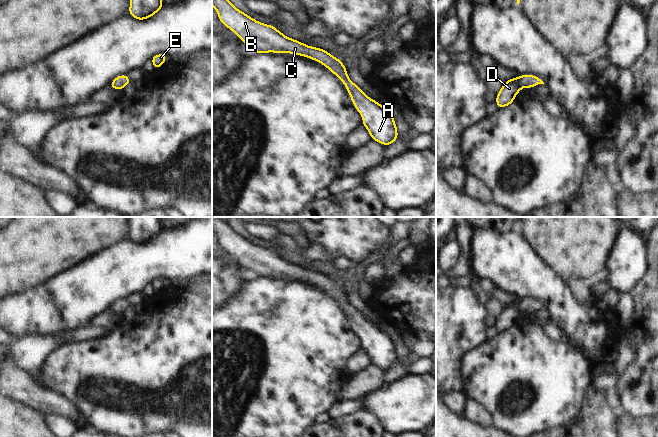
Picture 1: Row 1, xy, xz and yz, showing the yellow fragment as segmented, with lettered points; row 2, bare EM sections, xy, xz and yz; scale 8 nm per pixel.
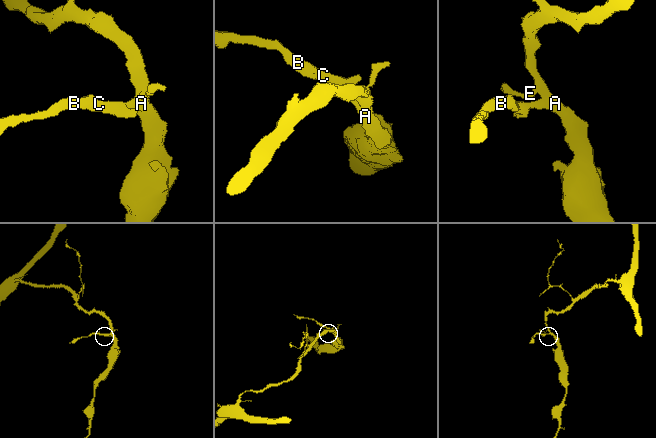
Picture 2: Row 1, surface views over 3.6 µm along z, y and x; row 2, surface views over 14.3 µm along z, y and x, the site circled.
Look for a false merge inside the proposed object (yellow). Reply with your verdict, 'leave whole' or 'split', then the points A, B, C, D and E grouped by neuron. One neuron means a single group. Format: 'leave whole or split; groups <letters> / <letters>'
leave whole; groups A B C D E

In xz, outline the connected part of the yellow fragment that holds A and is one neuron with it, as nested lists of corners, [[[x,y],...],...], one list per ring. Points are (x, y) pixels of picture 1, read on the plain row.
[[[212,217],[212,229],[217,234],[219,244],[256,277],[276,276],[302,279],[325,289],[337,299],[348,314],[355,332],[363,342],[363,349],[371,358],[371,363],[387,370],[398,362],[395,344],[378,326],[367,321],[363,315],[349,304],[344,288],[327,275],[307,270],[284,260],[271,249],[255,245],[236,233],[220,217]]]

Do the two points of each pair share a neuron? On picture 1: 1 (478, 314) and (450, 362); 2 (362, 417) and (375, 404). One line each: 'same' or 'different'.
1: same
2: different

